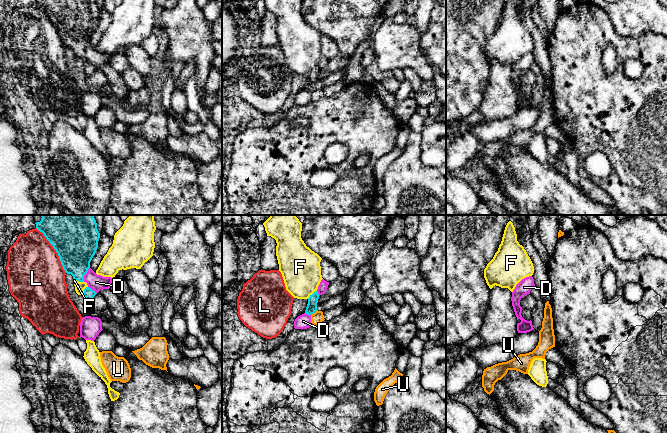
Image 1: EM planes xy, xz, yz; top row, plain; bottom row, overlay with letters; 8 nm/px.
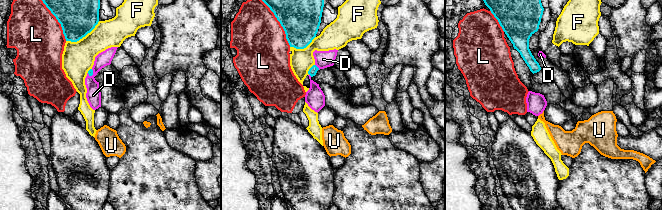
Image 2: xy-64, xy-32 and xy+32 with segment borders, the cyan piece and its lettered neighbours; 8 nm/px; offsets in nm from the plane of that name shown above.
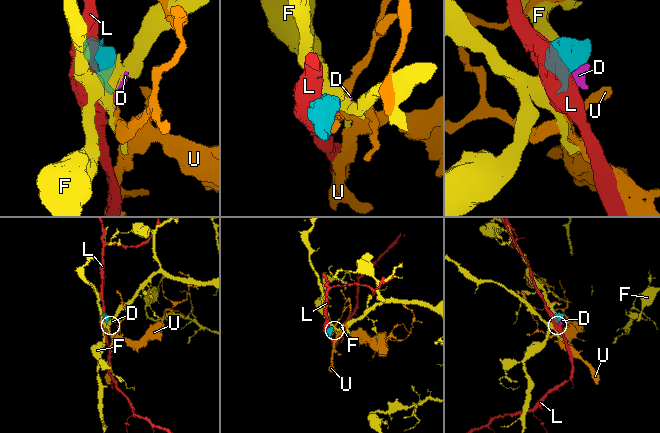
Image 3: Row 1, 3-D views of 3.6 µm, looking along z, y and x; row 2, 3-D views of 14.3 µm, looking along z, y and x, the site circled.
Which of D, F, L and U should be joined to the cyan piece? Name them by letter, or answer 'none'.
D

